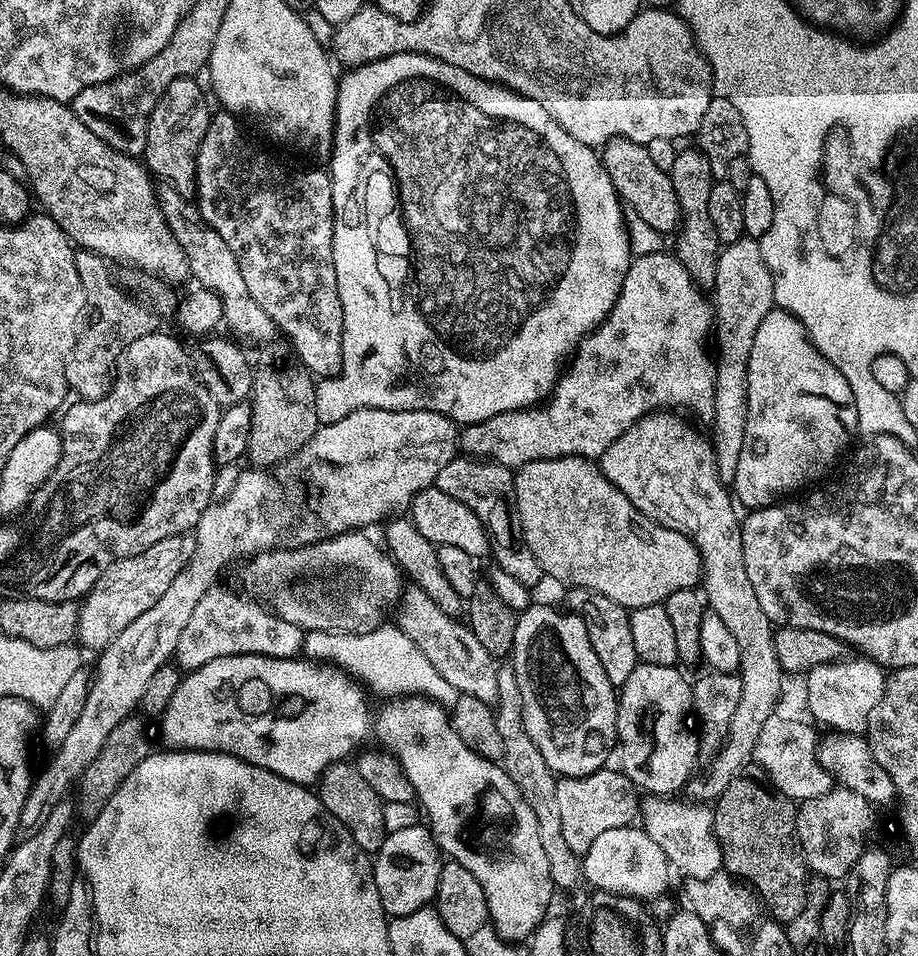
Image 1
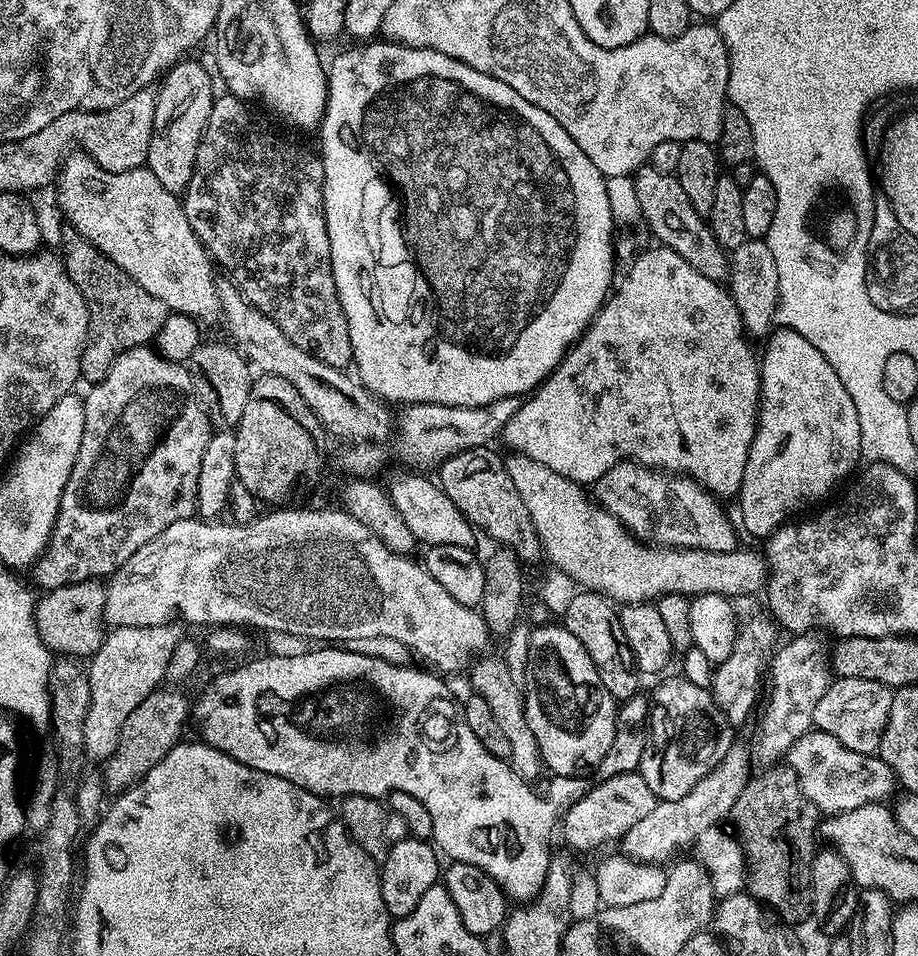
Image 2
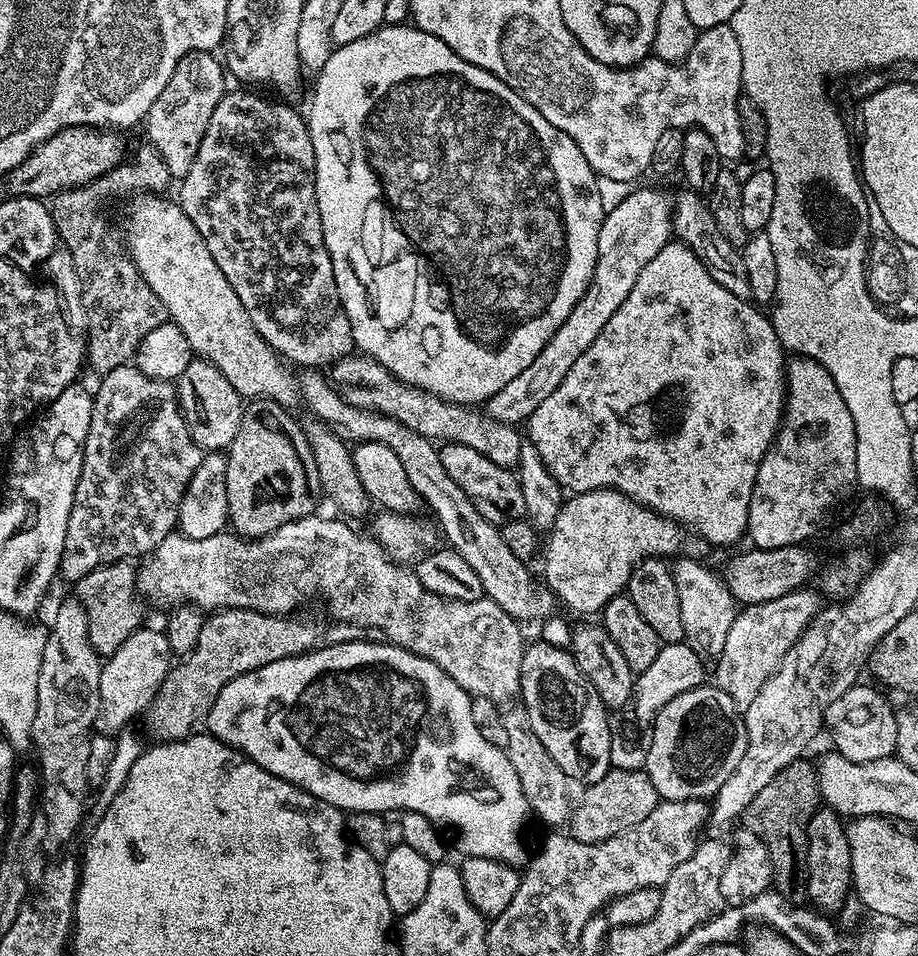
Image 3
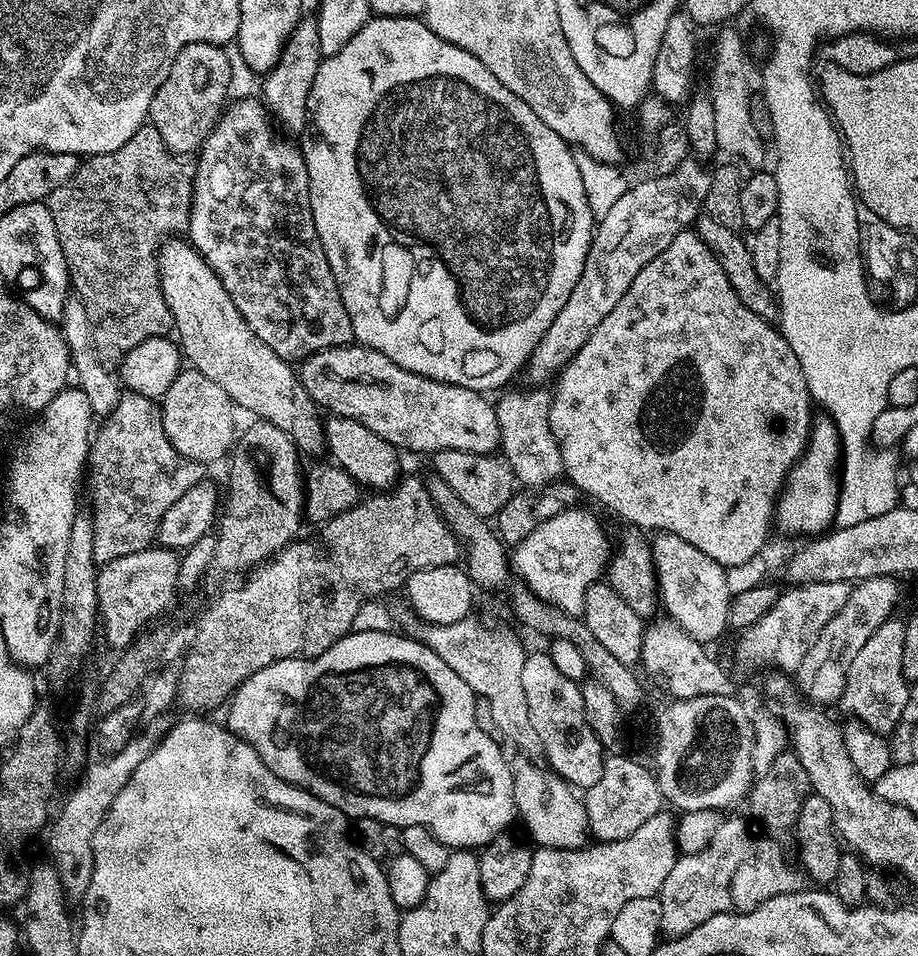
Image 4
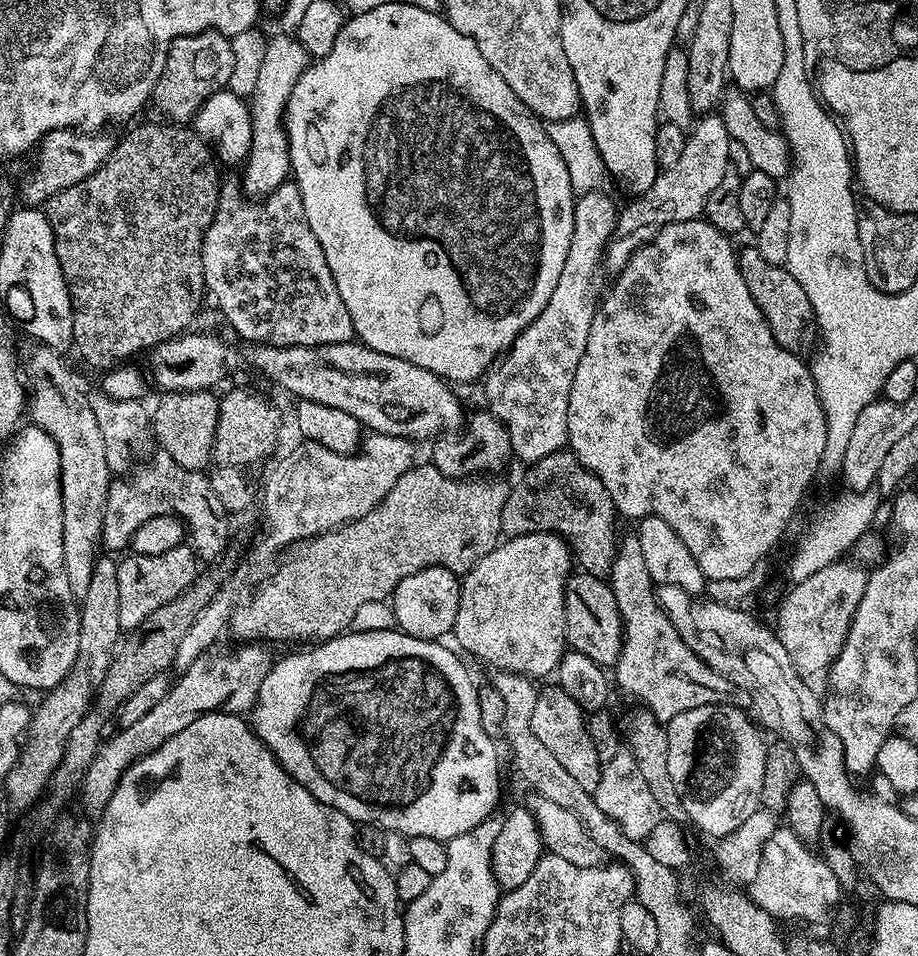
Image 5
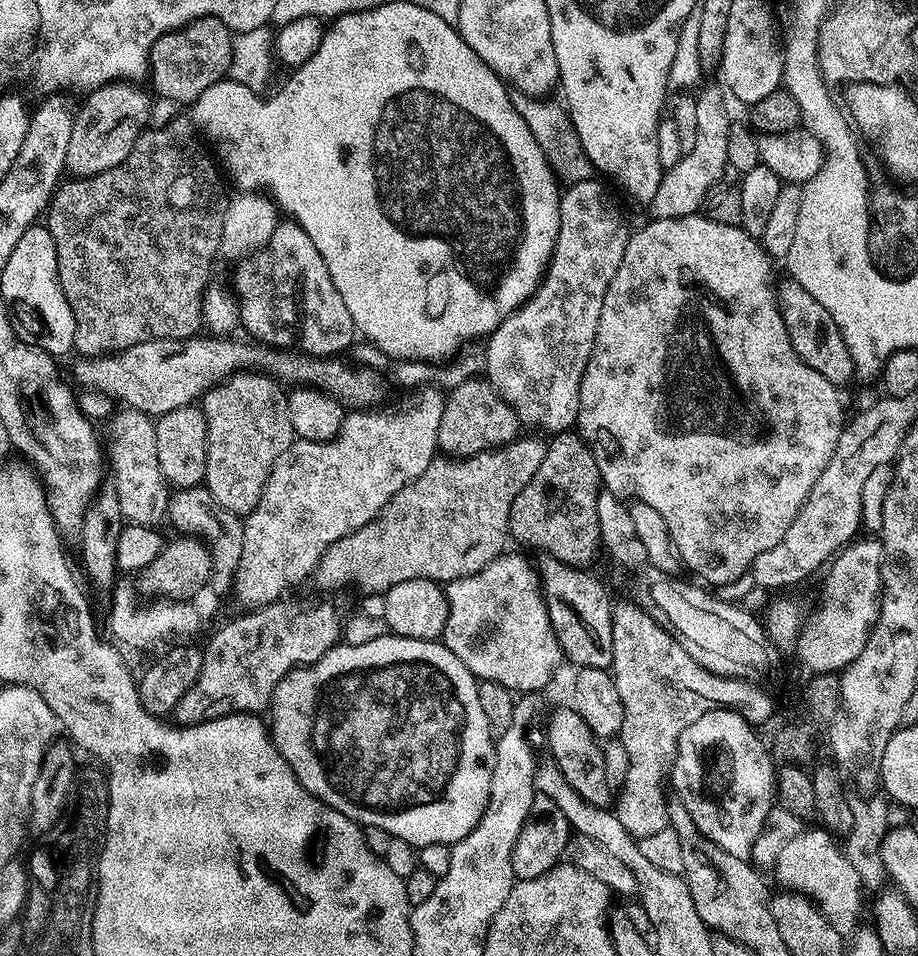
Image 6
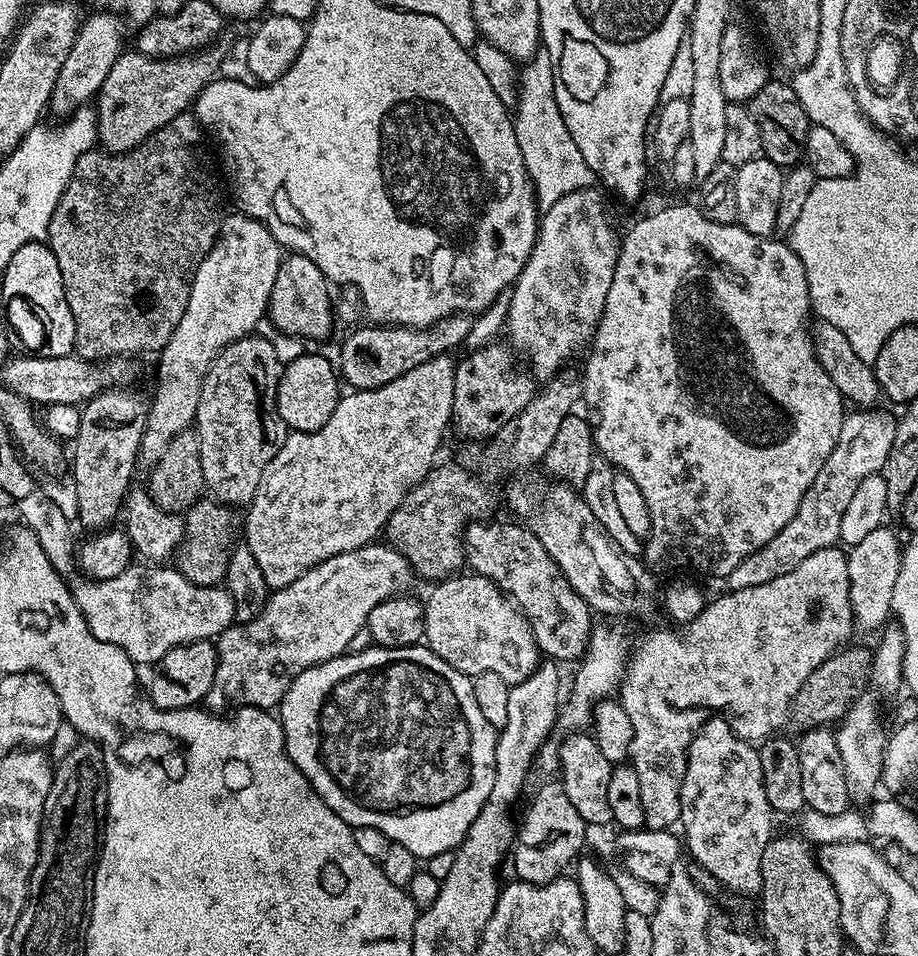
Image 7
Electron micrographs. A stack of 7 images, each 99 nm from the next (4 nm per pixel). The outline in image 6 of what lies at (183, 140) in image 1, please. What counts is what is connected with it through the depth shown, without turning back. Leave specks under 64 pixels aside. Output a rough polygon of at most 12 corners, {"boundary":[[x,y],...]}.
{"boundary":[[213,16],[162,34],[151,91],[192,105],[229,75],[232,29]]}

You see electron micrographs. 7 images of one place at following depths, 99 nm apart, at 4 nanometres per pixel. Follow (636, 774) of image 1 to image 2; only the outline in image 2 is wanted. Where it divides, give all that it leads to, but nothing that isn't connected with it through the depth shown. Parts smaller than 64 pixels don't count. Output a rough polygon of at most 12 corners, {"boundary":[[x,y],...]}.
{"boundary":[[687,678],[650,696],[638,771],[677,800],[734,743],[729,713]]}

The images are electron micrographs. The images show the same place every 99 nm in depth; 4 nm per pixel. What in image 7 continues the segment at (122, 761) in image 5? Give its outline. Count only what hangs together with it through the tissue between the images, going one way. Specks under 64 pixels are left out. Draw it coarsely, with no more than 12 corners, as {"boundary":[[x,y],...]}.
{"boundary":[[373,542],[215,641],[207,707],[275,709],[414,573]]}

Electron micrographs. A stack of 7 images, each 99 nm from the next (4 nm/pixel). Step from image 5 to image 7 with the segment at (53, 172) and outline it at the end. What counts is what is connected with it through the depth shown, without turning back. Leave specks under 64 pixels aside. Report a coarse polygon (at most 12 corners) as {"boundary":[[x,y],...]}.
{"boundary":[[223,47],[121,51],[94,97],[99,147],[128,152],[189,111]]}

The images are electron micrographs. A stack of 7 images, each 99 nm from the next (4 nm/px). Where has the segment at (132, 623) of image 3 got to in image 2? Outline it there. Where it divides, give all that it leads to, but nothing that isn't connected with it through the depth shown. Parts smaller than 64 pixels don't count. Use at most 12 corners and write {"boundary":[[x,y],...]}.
{"boundary":[[67,584],[35,601],[40,641],[91,658],[106,635],[106,588]]}

